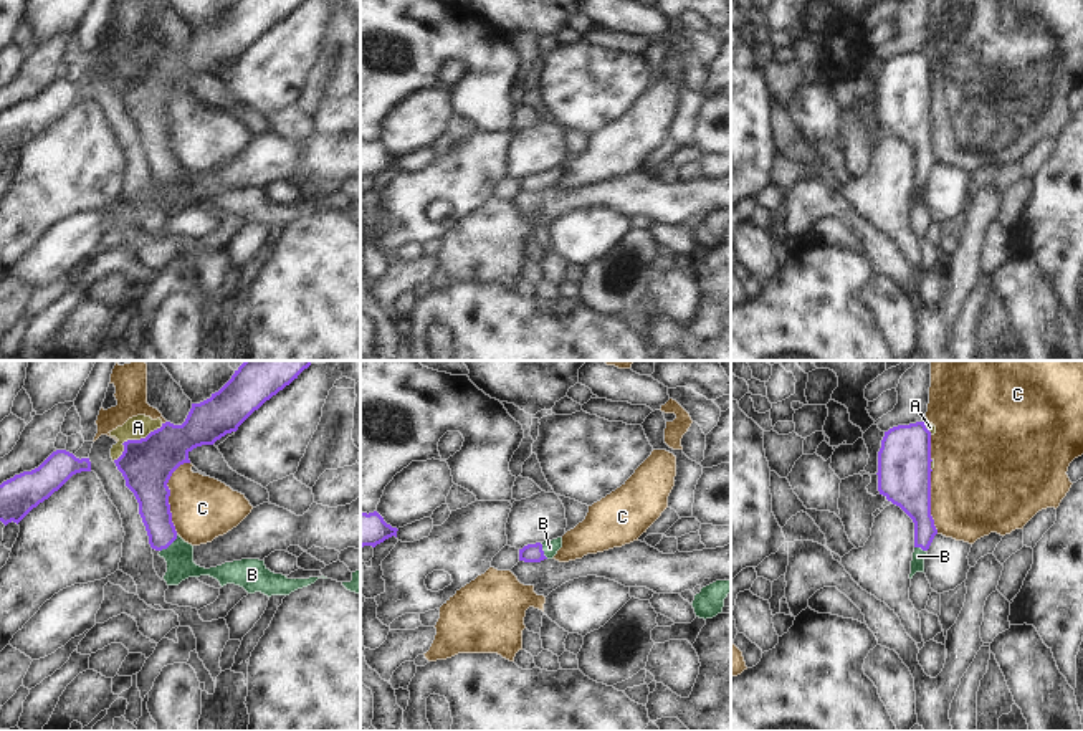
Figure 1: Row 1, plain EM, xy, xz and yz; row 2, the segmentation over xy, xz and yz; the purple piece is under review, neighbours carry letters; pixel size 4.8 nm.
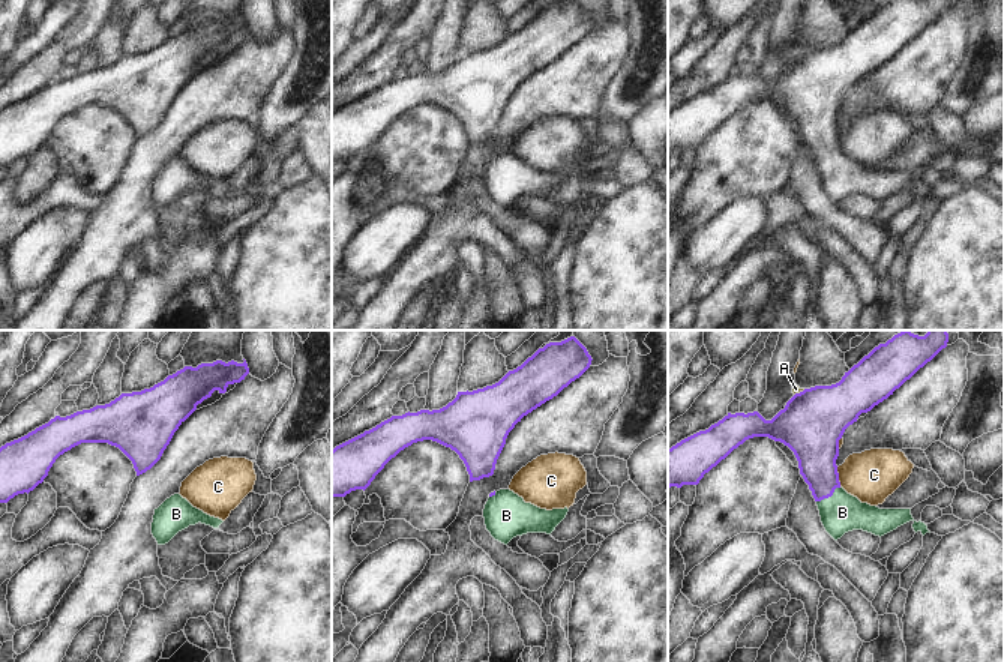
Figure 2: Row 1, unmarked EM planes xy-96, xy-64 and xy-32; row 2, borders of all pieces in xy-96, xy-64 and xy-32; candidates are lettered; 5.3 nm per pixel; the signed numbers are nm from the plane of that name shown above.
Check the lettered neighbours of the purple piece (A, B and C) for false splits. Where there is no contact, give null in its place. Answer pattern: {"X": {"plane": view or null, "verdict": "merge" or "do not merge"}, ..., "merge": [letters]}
{"A": {"plane": "xy", "verdict": "do not merge"}, "B": {"plane": "xy", "verdict": "merge"}, "C": {"plane": "xy", "verdict": "do not merge"}, "merge": ["B"]}

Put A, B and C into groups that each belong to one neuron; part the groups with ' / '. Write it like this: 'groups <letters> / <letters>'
groups A C / B

